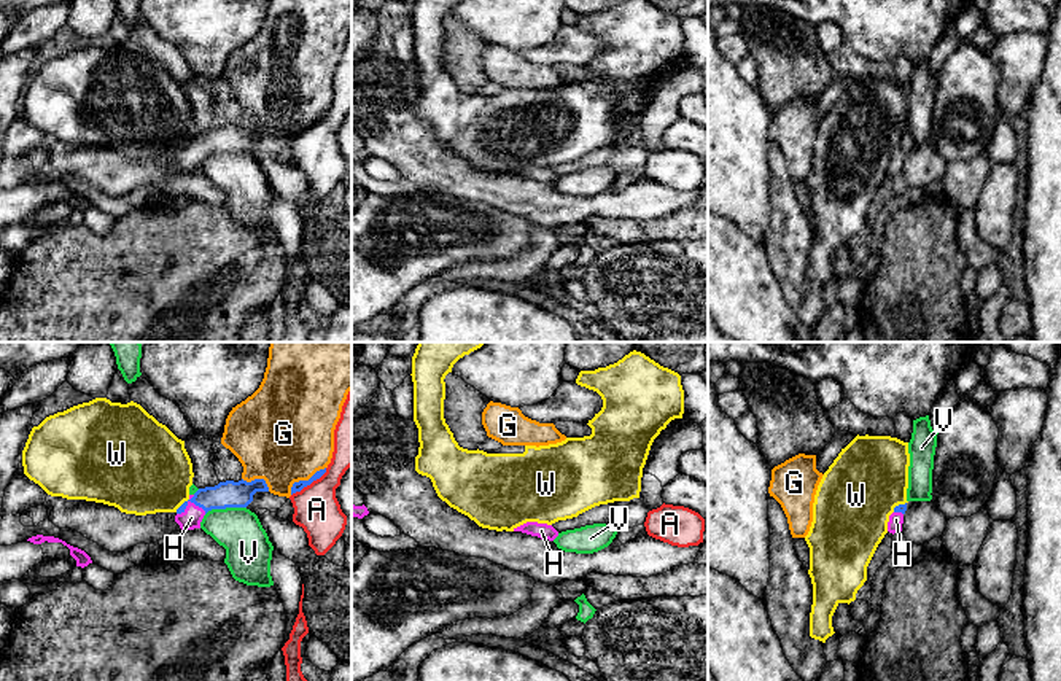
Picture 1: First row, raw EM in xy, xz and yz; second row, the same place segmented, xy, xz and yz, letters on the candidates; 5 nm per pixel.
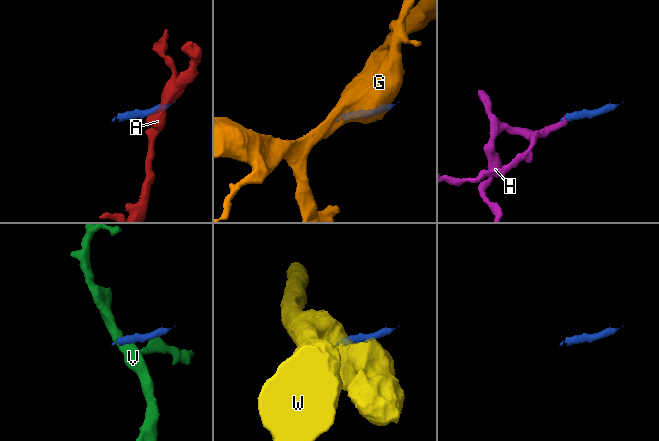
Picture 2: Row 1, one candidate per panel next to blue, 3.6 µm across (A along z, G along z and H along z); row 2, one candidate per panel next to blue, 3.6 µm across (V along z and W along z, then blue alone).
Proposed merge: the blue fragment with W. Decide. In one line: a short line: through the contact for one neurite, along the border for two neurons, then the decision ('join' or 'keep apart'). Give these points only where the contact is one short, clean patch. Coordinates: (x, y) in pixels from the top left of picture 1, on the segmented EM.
xy (188, 498), (175, 511) | keep apart

